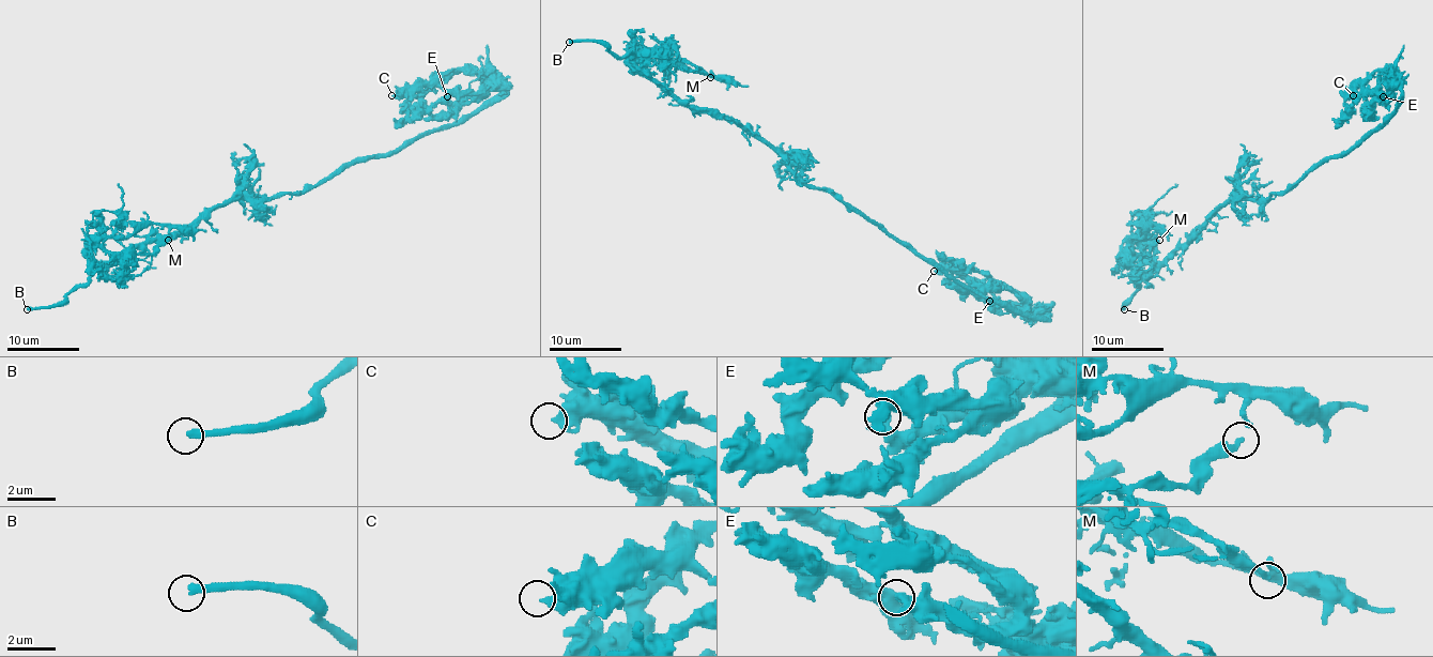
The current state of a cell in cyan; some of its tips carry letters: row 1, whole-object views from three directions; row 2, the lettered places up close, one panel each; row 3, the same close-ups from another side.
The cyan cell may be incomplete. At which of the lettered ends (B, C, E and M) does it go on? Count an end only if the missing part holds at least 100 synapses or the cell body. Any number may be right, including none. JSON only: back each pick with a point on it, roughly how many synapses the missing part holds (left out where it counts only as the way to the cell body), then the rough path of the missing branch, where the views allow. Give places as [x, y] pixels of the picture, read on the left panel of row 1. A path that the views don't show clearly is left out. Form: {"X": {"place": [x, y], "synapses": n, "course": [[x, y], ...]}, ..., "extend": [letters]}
{"B": {"place": [27, 309]}, "extend": ["B"]}

